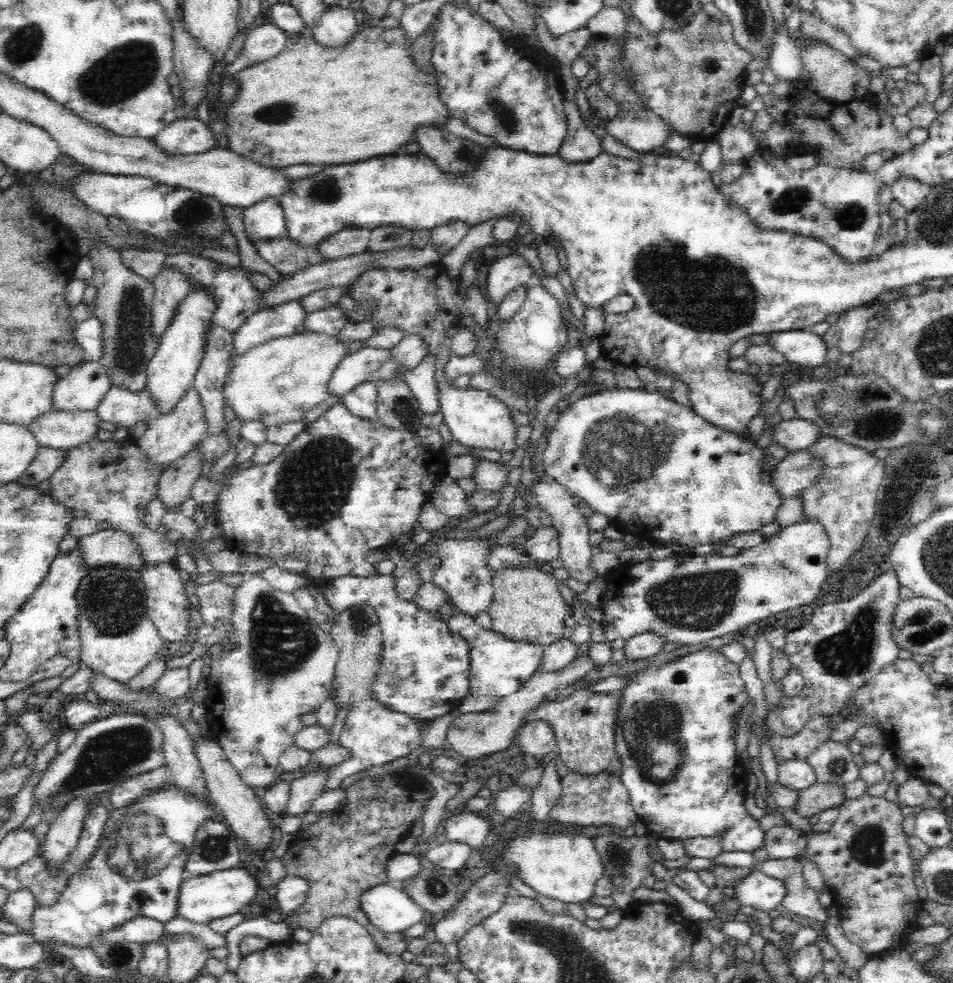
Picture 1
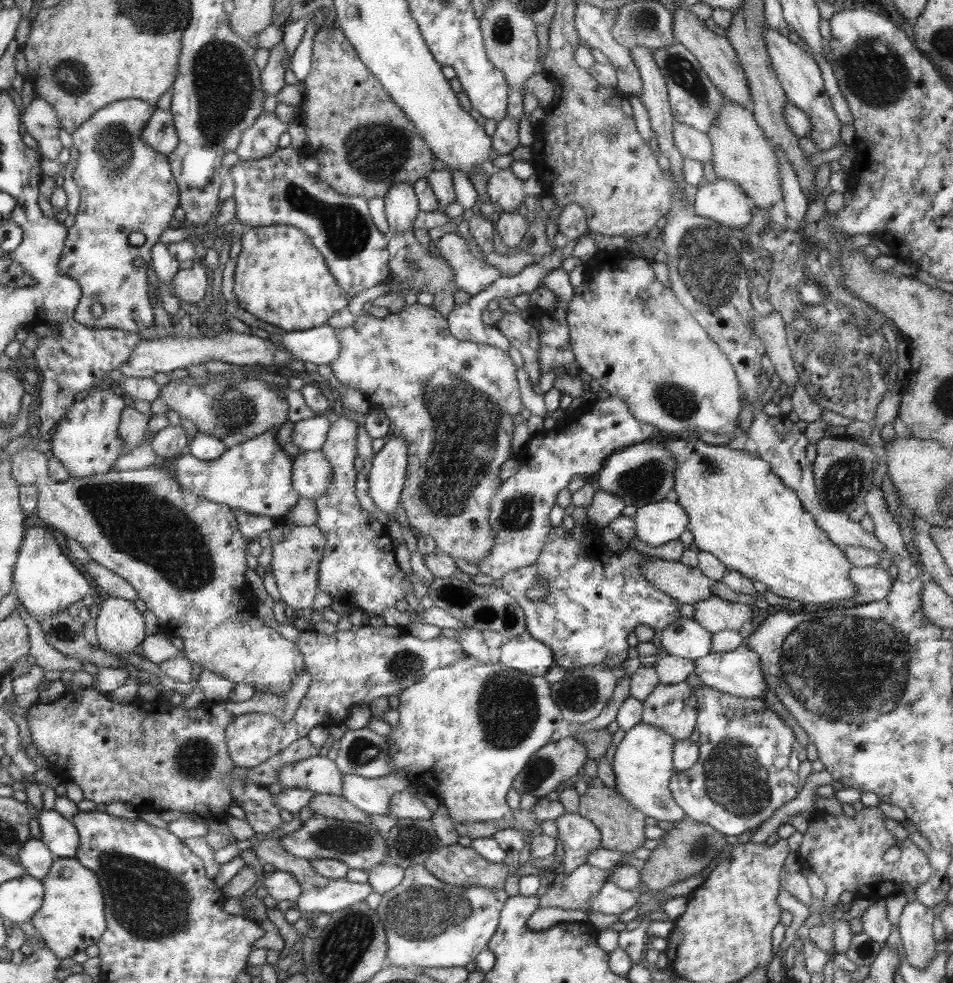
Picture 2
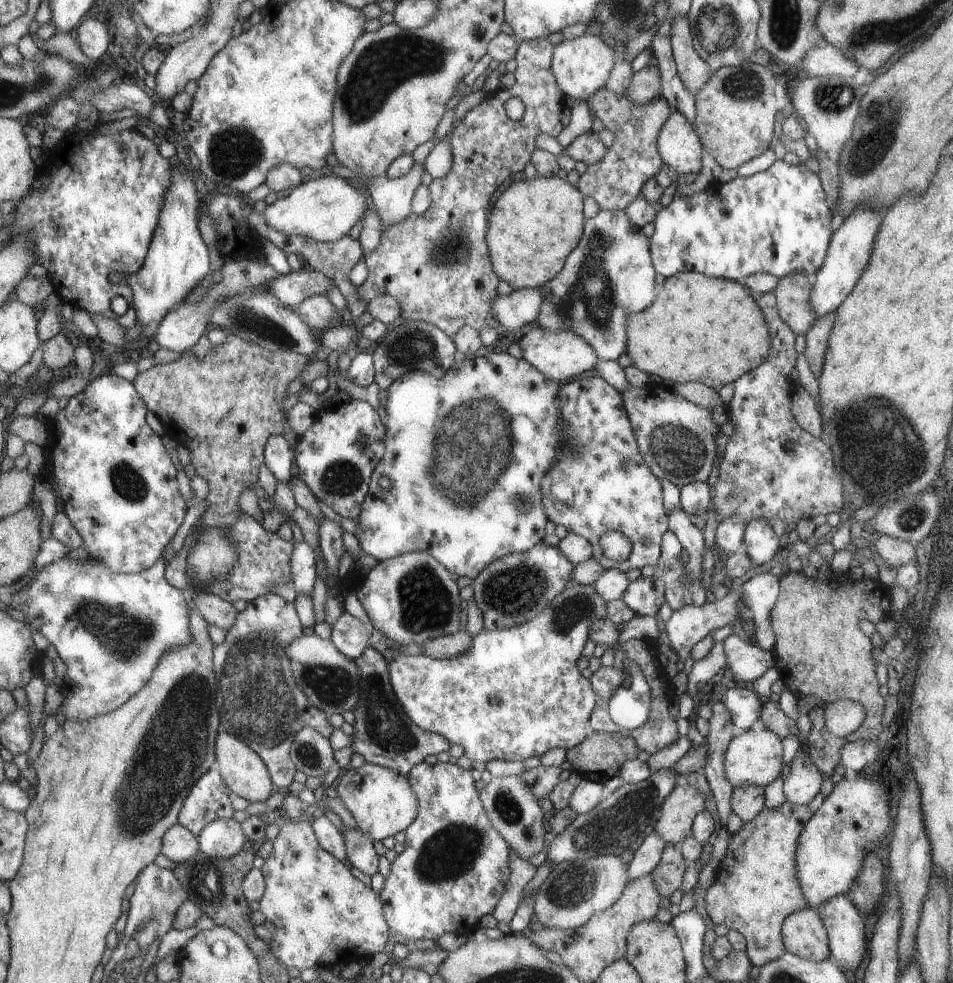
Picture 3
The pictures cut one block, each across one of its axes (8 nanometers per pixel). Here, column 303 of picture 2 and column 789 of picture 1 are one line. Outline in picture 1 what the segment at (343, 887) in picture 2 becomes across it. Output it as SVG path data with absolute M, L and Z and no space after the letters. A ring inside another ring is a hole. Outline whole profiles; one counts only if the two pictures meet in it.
M799 857L786 860L766 860L759 863L759 869L764 875L783 880L787 886L788 895L784 896L781 908L810 920L816 920L823 928L829 924L829 913L823 908L814 893L809 893L805 887L803 864Z

